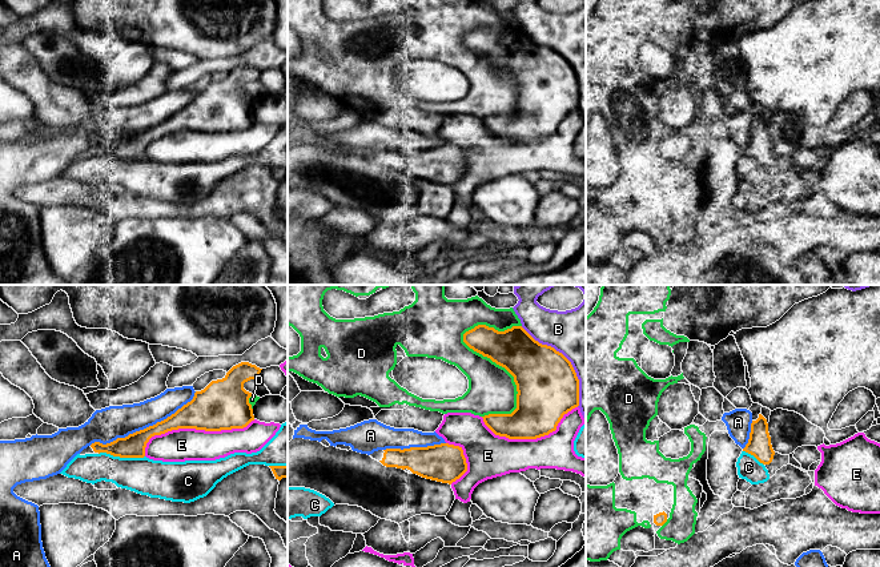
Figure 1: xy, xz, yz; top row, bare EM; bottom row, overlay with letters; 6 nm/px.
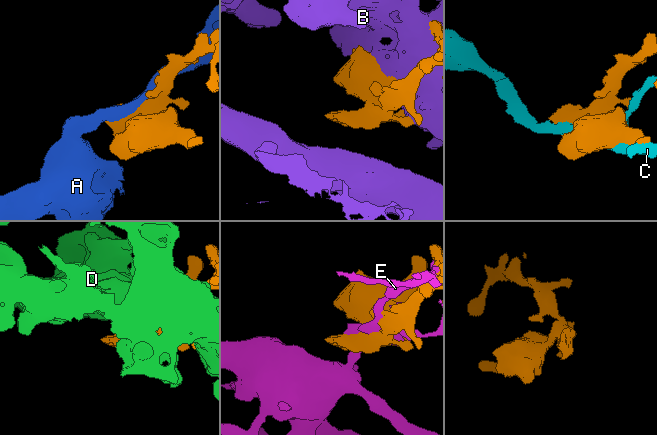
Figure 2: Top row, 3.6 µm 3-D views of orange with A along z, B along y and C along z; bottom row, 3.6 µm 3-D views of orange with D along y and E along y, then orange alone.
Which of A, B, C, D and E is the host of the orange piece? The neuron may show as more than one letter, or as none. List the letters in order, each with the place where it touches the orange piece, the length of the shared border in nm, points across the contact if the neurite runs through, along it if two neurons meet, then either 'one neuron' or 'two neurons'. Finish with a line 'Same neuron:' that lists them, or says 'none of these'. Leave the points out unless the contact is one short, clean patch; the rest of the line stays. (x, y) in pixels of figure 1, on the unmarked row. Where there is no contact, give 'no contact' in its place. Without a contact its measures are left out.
A: meets orange in xy at (144, 131); contact 700 nm long; two neurons
B: meets orange in xz at (567, 61); contact 600 nm long; two neurons
C: meets orange in xy at (121, 159); contact 280 nm long; two neurons
D: meets orange in xz at (489, 59); contact 600 nm long; two neurons
E: meets orange in xy at (193, 129); contact 700 nm long; two neurons
Same neuron: none of these

